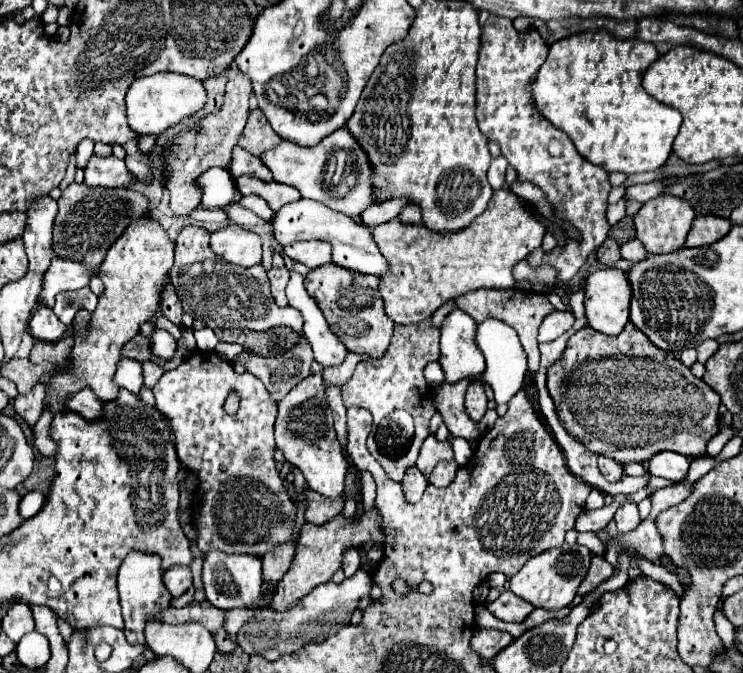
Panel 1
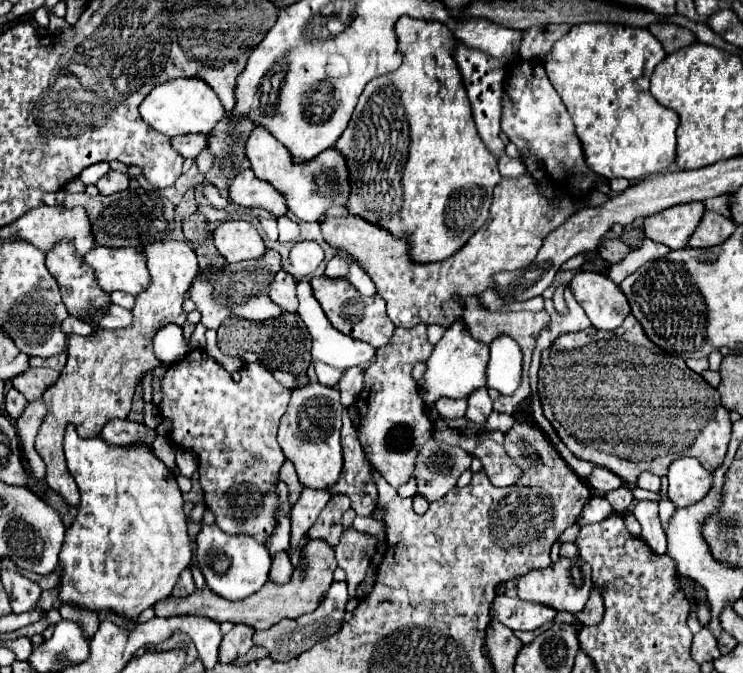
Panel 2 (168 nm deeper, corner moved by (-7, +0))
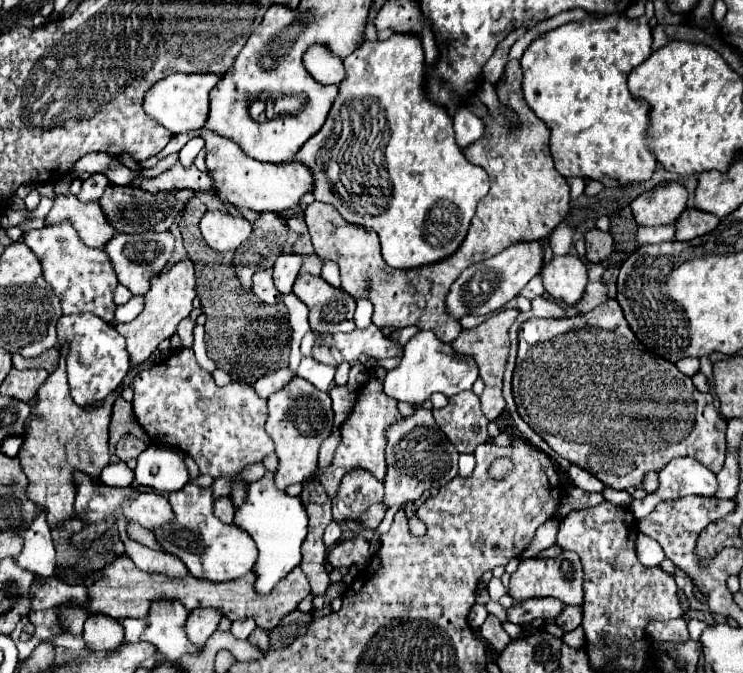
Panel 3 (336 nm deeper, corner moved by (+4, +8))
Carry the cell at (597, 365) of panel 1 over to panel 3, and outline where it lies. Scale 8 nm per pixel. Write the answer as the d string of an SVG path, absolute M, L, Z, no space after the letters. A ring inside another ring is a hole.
M609 299L603 305L599 305L597 309L593 309L591 313L577 315L577 317L529 319L529 321L525 321L519 329L519 353L517 353L517 367L515 367L515 375L513 375L513 395L515 395L515 403L517 403L521 417L551 445L553 451L557 451L561 457L569 459L573 465L579 465L579 467L591 471L607 487L613 487L613 489L631 489L631 487L639 489L645 473L661 471L671 459L681 457L681 455L697 459L699 463L703 463L713 473L717 473L725 461L725 427L727 427L727 421L715 409L713 395L711 393L699 393L697 387L693 385L691 377L681 373L675 367L675 363L669 363L667 359L661 359L661 357L653 355L651 351L647 351L643 347L643 343L633 335L631 327L625 321L625 315L623 315L623 311L615 299Z

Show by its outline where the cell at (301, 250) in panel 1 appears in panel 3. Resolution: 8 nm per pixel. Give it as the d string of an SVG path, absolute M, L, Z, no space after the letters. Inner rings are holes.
M283 253L279 259L277 259L277 265L273 265L273 279L275 279L275 287L285 295L291 291L299 271L301 271L301 265L305 261L307 255L301 255L301 253Z

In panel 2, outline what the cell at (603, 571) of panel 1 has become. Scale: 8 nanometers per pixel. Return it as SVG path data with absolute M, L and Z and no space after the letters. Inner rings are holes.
M592 589L592 595L588 599L588 607L584 607L584 611L576 613L576 621L582 623L582 625L596 625L600 623L602 619L602 613L604 613L604 607L602 607L602 599L600 599L600 591L598 589Z

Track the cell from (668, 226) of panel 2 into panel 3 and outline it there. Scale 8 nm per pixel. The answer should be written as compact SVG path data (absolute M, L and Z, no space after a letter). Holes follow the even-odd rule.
M663 183L639 195L633 203L633 217L639 225L673 225L687 207L687 189L681 183Z

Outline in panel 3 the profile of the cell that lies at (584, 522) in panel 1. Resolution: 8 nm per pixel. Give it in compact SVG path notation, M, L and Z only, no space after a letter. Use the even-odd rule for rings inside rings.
M551 517L549 521L545 521L545 523L537 529L537 533L535 533L533 541L529 543L529 549L521 553L521 557L523 557L523 559L529 559L529 557L537 555L539 551L543 551L543 549L547 549L547 547L555 545L557 525L559 525L559 519L557 519L557 517Z

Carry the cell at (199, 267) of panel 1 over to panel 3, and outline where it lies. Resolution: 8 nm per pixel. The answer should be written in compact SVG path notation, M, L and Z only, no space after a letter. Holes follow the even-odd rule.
M263 213L253 227L253 243L247 241L237 249L235 259L235 275L241 279L241 287L251 289L251 277L255 271L271 269L275 259L283 253L283 245L287 241L287 225L277 219L275 213ZM259 225L269 225L259 227Z

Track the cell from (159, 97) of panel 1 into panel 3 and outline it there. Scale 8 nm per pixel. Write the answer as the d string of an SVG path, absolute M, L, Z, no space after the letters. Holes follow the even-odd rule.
M175 73L165 79L161 79L157 85L153 85L143 99L143 111L161 123L165 129L169 129L173 135L187 133L193 129L201 129L207 113L209 113L209 93L217 85L219 77L205 73L205 75L187 75L187 73Z

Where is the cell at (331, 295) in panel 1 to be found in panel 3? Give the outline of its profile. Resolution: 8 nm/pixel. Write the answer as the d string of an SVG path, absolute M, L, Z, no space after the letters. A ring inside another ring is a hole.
M299 275L295 285L293 285L293 293L309 307L309 323L311 323L311 329L315 333L339 333L339 331L355 331L355 321L353 321L353 315L355 315L355 299L343 291L343 289L337 289L333 285L329 285L323 277L315 277L315 275Z

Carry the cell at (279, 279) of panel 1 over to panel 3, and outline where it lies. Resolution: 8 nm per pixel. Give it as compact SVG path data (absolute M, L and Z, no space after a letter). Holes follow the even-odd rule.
M265 269L265 271L259 271L253 275L253 293L263 303L279 303L281 301L281 293L277 291L277 287L273 283L271 269Z

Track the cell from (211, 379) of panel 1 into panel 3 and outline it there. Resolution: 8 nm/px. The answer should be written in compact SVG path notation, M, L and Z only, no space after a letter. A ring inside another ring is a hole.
M185 347L173 351L167 361L141 369L131 385L135 389L133 411L149 439L191 455L201 475L213 479L231 477L233 491L229 499L233 507L241 503L245 499L245 487L249 487L241 479L241 473L273 453L273 441L265 433L267 401L255 393L255 387L237 381L219 387L211 373L197 363L193 349Z

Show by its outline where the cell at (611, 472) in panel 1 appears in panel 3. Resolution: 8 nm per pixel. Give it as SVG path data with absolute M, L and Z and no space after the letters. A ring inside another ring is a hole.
M577 465L569 467L569 479L573 481L573 485L577 485L577 487L581 487L585 491L601 493L605 489L605 485L593 473L589 473L589 471L585 471L585 469L577 467Z

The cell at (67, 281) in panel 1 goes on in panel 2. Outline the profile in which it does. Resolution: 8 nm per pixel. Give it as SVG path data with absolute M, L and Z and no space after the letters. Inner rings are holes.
M96 247L96 251L90 251L84 257L84 261L94 267L96 277L106 291L138 295L152 281L146 267L146 255L138 247Z

